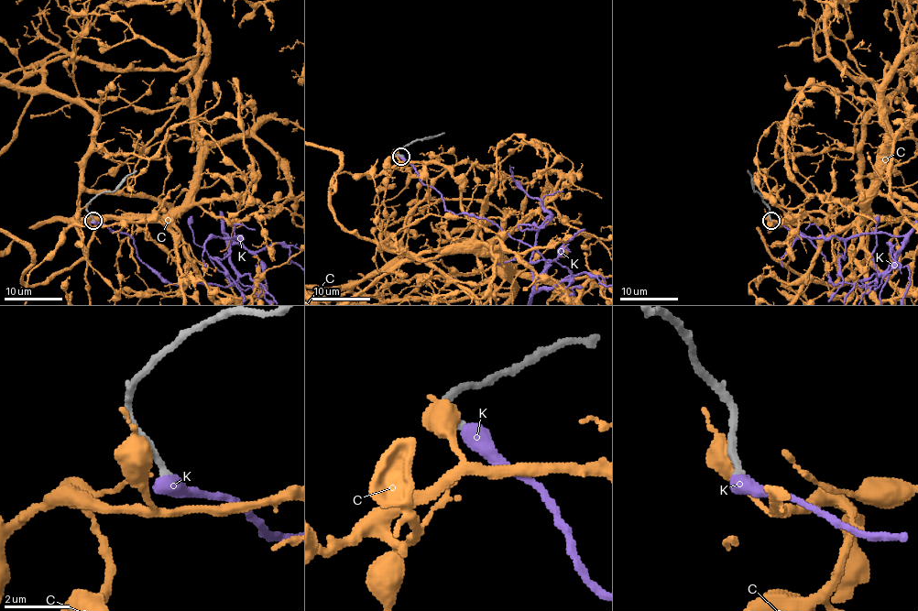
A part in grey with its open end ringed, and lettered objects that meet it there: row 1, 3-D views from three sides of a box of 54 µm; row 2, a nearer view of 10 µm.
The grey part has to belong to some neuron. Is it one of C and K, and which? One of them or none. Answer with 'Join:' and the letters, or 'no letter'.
Join: K

